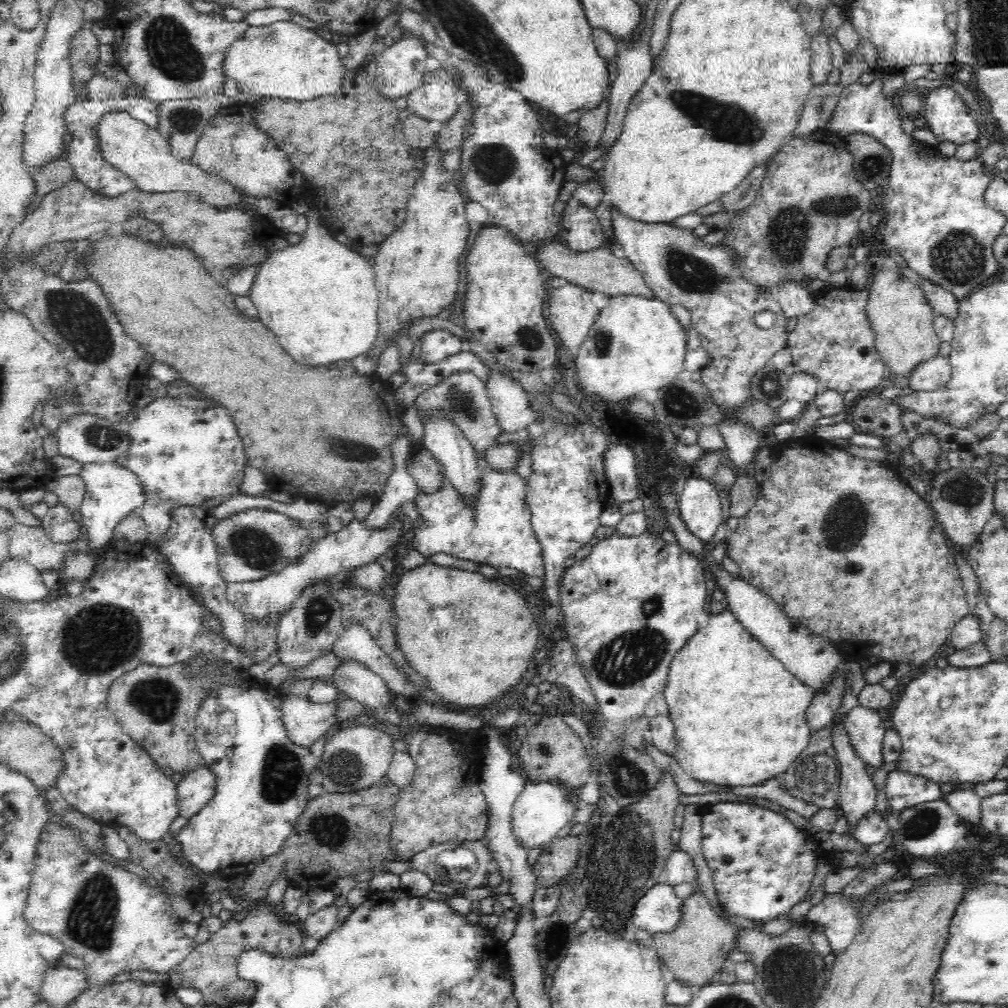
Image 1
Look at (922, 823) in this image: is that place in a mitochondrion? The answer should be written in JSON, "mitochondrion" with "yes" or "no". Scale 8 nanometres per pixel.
{"mitochondrion":"yes"}

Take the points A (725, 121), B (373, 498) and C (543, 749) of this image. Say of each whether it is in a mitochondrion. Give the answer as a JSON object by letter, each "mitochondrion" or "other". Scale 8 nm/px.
{"A":"mitochondrion","B":"other","C":"mitochondrion"}

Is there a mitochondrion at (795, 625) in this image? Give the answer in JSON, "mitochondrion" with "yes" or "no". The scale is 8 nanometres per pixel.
{"mitochondrion":"no"}

